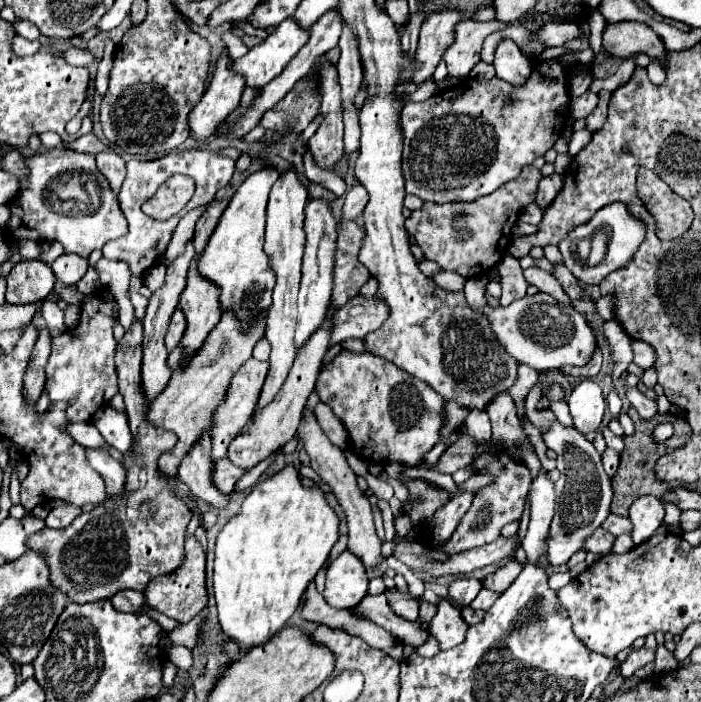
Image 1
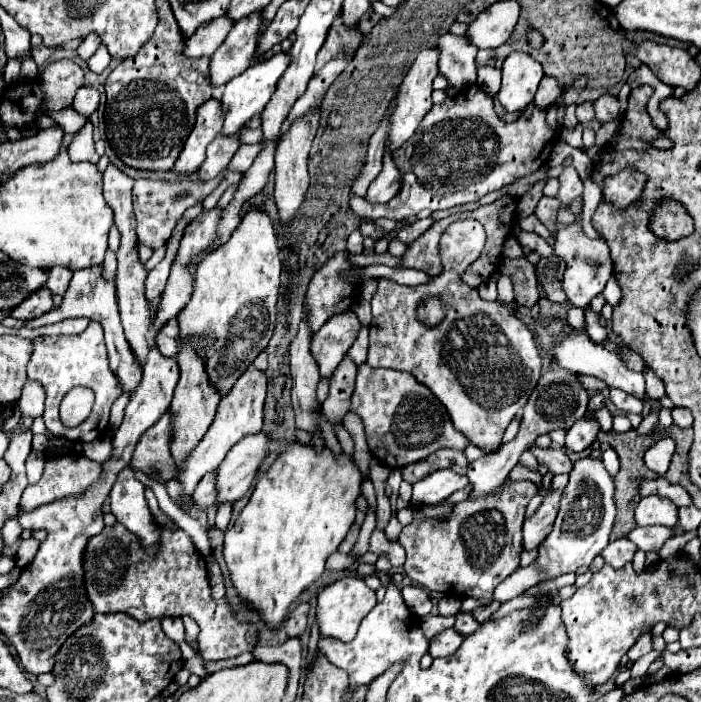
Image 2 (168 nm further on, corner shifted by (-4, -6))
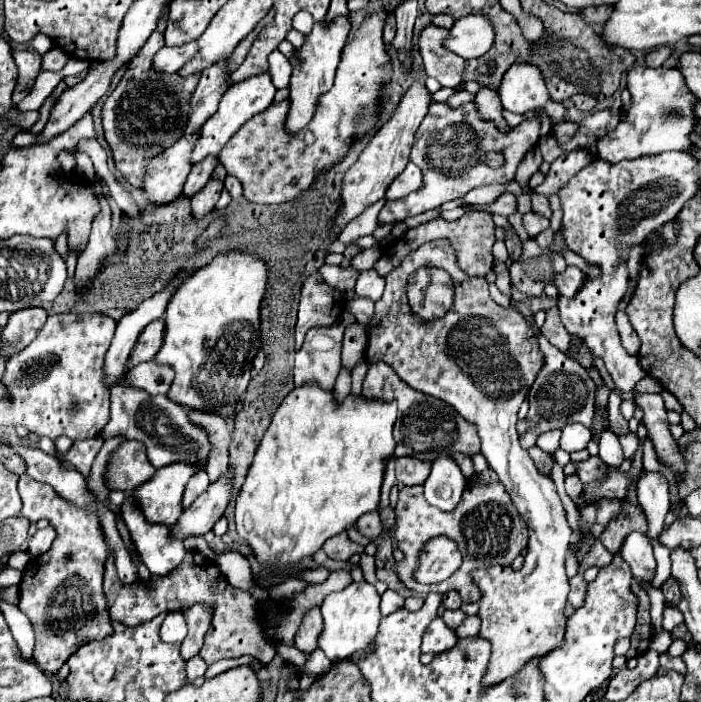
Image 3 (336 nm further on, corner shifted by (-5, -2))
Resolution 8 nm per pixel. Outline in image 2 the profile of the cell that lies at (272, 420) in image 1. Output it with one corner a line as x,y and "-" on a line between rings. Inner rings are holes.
263,432
243,438
217,468
217,506
237,502
253,484
259,464
267,454
267,438

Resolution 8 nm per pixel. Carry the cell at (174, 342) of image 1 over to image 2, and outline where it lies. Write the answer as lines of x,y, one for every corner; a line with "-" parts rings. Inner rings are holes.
171,318
165,322
165,326
155,334
155,346
165,358
175,358
179,352
179,342
177,342
177,318

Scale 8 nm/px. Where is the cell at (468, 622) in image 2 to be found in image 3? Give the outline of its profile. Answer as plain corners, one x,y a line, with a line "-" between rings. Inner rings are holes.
446,610
444,616
442,616
442,620
446,622
446,626
452,628
452,630
458,628
464,622
464,618
466,618
466,614
462,610

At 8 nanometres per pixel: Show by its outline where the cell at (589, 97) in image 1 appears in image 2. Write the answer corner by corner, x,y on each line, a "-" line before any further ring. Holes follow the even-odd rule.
583,102
583,104
577,106
577,120
579,120
581,124
591,122
593,118
595,118
595,110
593,110
593,104
591,104
591,102

